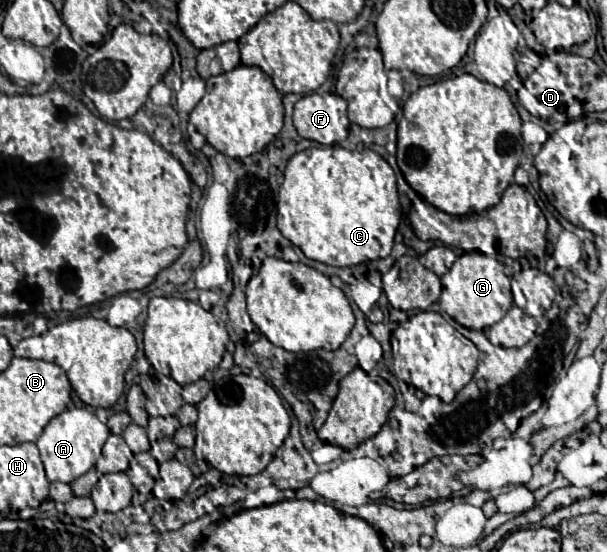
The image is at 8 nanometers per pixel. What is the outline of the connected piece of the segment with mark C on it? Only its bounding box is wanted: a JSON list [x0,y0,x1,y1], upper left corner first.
[276,145,401,268]

